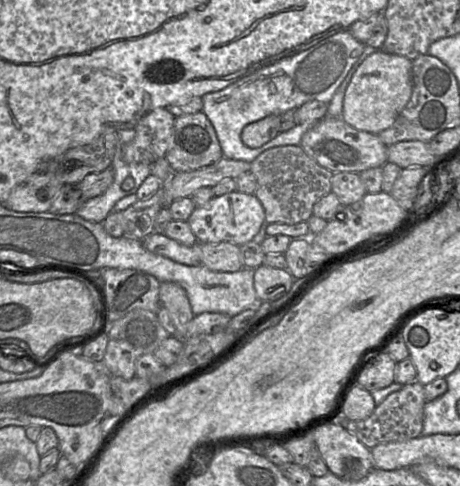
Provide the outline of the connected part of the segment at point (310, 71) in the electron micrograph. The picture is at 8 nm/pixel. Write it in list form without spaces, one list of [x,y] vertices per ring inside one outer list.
[[[348,29],[338,31],[314,46],[262,66],[226,88],[202,96],[202,112],[211,121],[223,156],[252,163],[264,151],[285,145],[300,145],[303,135],[314,124],[297,124],[280,132],[259,148],[247,147],[241,139],[243,128],[269,115],[281,115],[306,102],[318,100],[329,104],[353,64],[359,59],[365,44],[355,39]]]

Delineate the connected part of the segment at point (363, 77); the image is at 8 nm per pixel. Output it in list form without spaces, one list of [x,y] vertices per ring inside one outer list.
[[[382,50],[370,54],[357,68],[347,86],[342,119],[350,126],[378,135],[391,127],[412,95],[412,61]]]

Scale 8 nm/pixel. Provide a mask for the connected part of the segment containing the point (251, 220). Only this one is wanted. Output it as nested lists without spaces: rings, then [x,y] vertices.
[[[233,191],[213,197],[205,206],[196,207],[187,220],[198,243],[229,242],[237,246],[253,240],[265,222],[263,205],[254,194]]]

